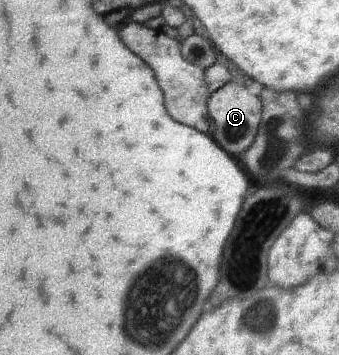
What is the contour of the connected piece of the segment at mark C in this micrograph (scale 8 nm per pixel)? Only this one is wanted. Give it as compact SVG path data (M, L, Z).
M229 81L220 89L210 93L207 101L208 116L211 120L211 137L235 159L240 159L253 144L262 115L262 102L257 95L250 93L245 86Z

